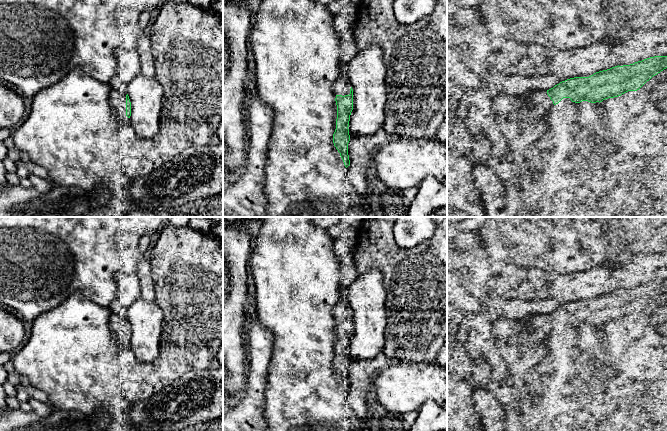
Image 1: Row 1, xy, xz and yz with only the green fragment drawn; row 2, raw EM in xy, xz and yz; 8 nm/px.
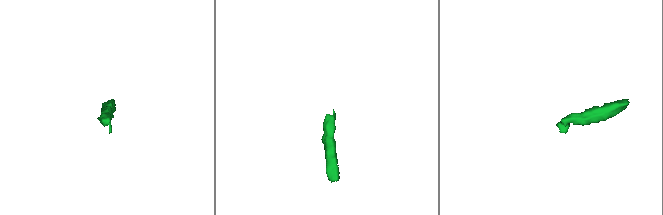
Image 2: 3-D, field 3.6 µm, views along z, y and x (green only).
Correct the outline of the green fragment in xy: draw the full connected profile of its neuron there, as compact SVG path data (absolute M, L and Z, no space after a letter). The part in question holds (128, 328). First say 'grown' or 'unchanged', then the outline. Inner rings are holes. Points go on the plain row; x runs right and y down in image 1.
grown; M114 313L111 316L111 326L114 328L119 340L121 341L120 348L124 350L130 349L131 326L127 315L119 315Z

